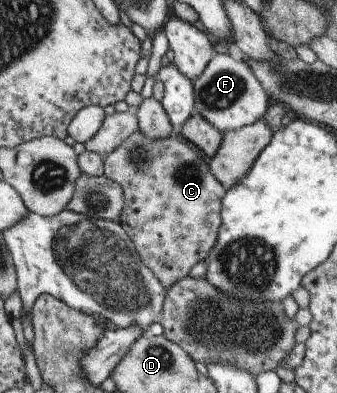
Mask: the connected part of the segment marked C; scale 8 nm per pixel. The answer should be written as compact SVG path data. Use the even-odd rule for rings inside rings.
M132 109L127 112L115 112L112 115L106 115L101 122L99 131L97 131L90 140L87 140L84 143L84 147L85 150L98 153L103 157L104 176L120 185L124 204L122 205L117 224L128 235L128 238L131 240L131 243L133 243L134 250L137 252L139 259L143 262L143 265L146 265L151 270L151 273L153 273L164 289L171 287L171 285L173 285L178 279L187 275L189 273L189 269L191 269L195 263L204 260L207 257L209 250L215 243L221 223L220 205L225 190L223 189L223 186L210 174L208 171L208 165L206 165L205 161L197 155L195 147L191 147L189 142L185 142L180 136L178 137L175 135L169 135L166 138L158 140L149 139L145 134L142 134L138 130L138 121Z

